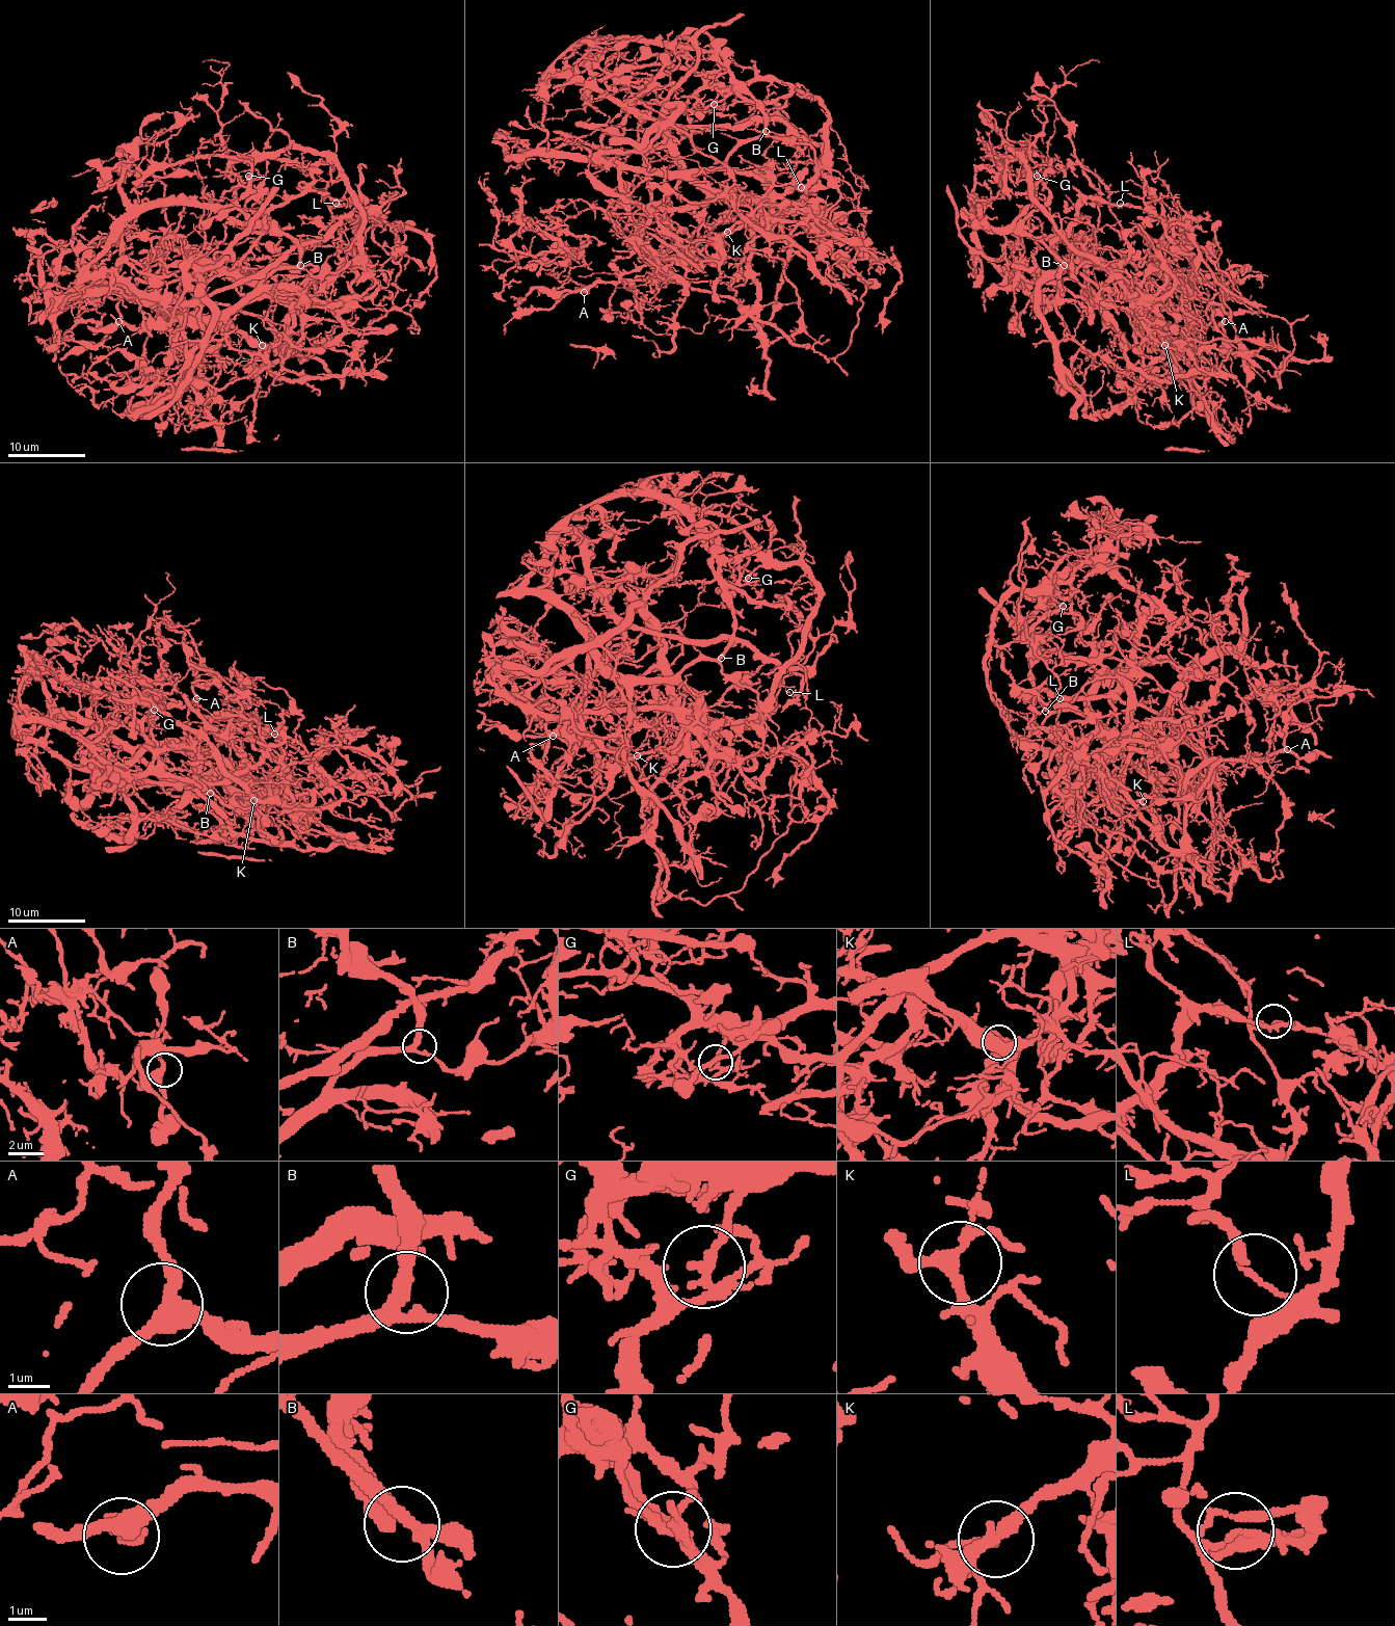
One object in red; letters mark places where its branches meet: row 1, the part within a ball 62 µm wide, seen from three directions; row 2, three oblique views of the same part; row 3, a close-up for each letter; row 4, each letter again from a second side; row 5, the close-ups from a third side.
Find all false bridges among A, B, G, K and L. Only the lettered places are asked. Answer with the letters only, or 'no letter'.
G, L

